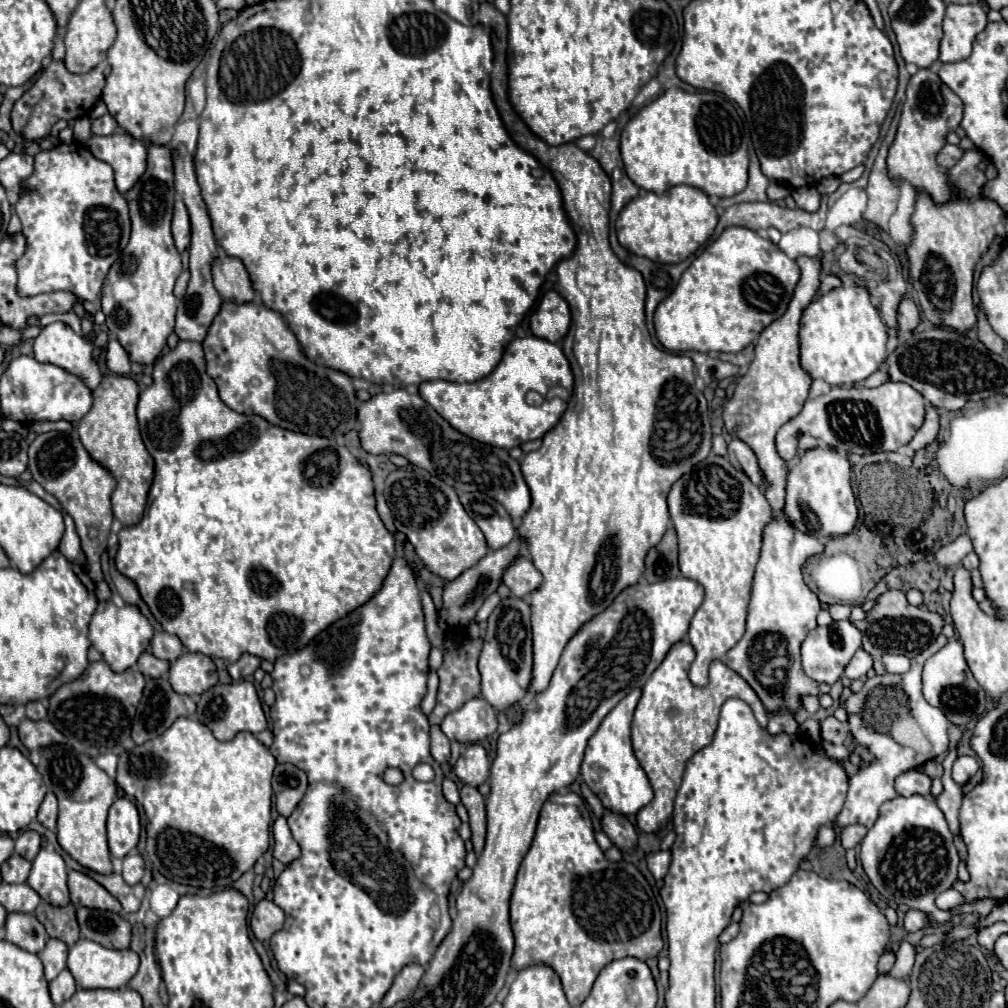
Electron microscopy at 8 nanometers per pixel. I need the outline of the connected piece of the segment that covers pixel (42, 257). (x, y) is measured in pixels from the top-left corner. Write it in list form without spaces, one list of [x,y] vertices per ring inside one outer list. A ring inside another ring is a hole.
[[[60,143],[50,151],[40,151],[34,157],[34,171],[24,181],[24,191],[14,205],[26,237],[26,253],[16,261],[18,295],[32,297],[50,291],[68,291],[80,301],[94,301],[100,295],[102,283],[110,265],[124,251],[130,237],[128,203],[114,185],[114,171],[108,163],[96,159],[80,143]]]

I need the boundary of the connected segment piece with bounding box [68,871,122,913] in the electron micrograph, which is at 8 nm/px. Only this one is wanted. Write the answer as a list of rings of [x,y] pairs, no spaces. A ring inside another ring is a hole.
[[[68,871],[68,889],[70,889],[70,899],[74,905],[104,909],[114,913],[122,911],[120,901],[82,871]]]

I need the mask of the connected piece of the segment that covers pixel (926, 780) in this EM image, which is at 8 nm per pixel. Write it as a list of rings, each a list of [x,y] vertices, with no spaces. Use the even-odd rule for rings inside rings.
[[[916,769],[906,771],[896,777],[896,793],[904,795],[904,797],[910,797],[910,795],[926,797],[926,795],[930,795],[930,785],[932,785],[932,779]]]

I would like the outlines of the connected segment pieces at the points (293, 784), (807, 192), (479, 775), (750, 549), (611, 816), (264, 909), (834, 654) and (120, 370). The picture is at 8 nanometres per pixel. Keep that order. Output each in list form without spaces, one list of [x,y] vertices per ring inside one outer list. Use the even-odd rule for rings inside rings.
[[[278,763],[274,769],[274,779],[272,779],[278,813],[288,817],[296,809],[300,799],[304,797],[306,787],[308,783],[306,783],[304,771],[300,771],[292,763]]]
[[[800,187],[792,191],[792,197],[796,201],[796,205],[804,211],[816,211],[820,207],[820,193],[816,191],[816,187]]]
[[[480,743],[468,745],[462,751],[460,759],[456,761],[454,773],[466,785],[472,785],[472,787],[482,785],[490,775],[490,761],[484,747]]]
[[[714,453],[672,485],[668,509],[678,533],[680,571],[706,589],[706,597],[696,609],[688,631],[688,639],[696,649],[696,659],[690,665],[690,681],[702,687],[708,683],[710,663],[724,657],[744,635],[762,529],[772,519],[772,509],[760,487],[744,471],[734,469],[728,459]]]
[[[606,809],[602,817],[602,831],[614,841],[622,851],[632,851],[636,847],[636,829],[634,825],[620,813]]]
[[[262,899],[254,907],[250,927],[258,941],[268,941],[276,931],[282,929],[282,925],[284,925],[284,911],[276,903]]]
[[[836,621],[836,623],[828,625],[828,627],[812,629],[808,633],[808,639],[804,639],[804,643],[802,643],[802,667],[804,667],[804,673],[810,679],[814,679],[818,685],[820,683],[834,685],[842,677],[844,667],[848,665],[848,661],[852,659],[852,655],[860,647],[860,643],[862,643],[862,635],[850,621]]]
[[[110,339],[106,348],[106,364],[117,374],[125,375],[131,372],[128,355],[117,339]]]

